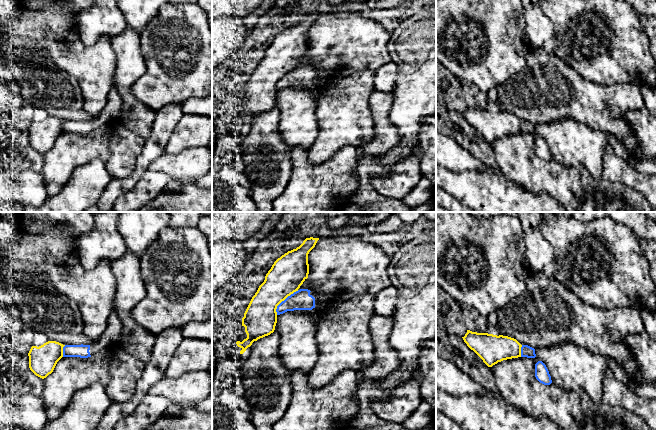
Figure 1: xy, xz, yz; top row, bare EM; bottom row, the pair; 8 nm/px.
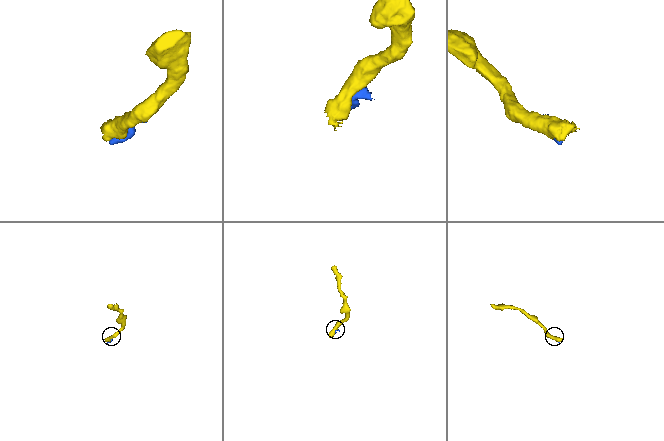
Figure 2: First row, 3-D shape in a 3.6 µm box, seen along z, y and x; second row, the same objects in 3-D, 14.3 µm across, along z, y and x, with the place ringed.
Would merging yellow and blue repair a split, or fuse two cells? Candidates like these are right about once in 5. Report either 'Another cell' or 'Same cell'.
Another cell

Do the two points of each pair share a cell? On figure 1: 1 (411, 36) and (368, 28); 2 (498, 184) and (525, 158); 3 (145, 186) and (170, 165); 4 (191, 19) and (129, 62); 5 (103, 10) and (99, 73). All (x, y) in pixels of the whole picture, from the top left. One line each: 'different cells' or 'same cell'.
1: different cells
2: different cells
3: different cells
4: different cells
5: different cells

